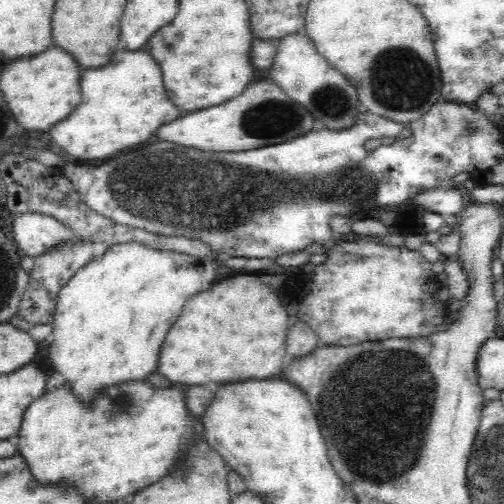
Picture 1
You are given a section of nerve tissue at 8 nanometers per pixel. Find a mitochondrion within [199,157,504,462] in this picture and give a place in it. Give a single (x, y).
(411, 364)

